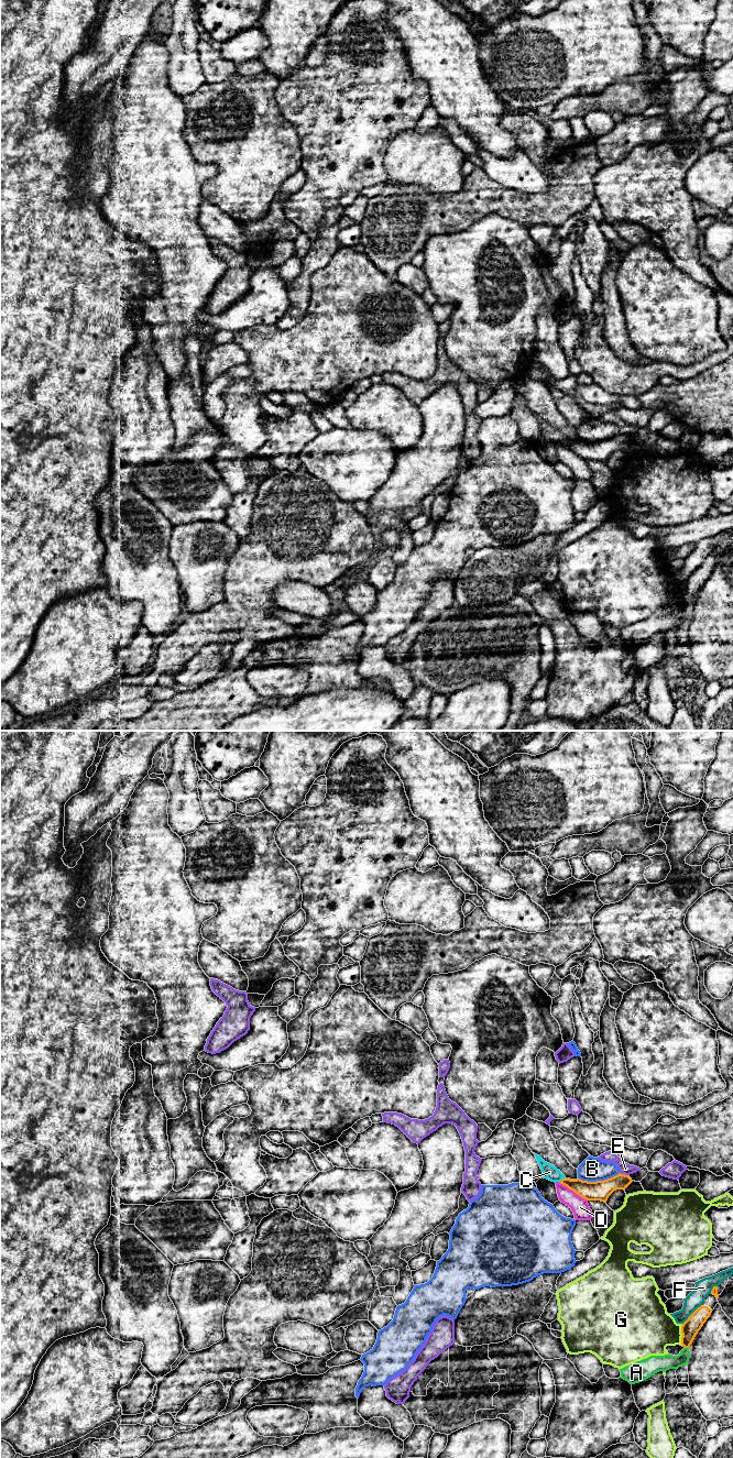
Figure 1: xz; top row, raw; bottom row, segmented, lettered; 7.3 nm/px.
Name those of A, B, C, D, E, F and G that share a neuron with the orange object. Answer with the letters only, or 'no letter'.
C

